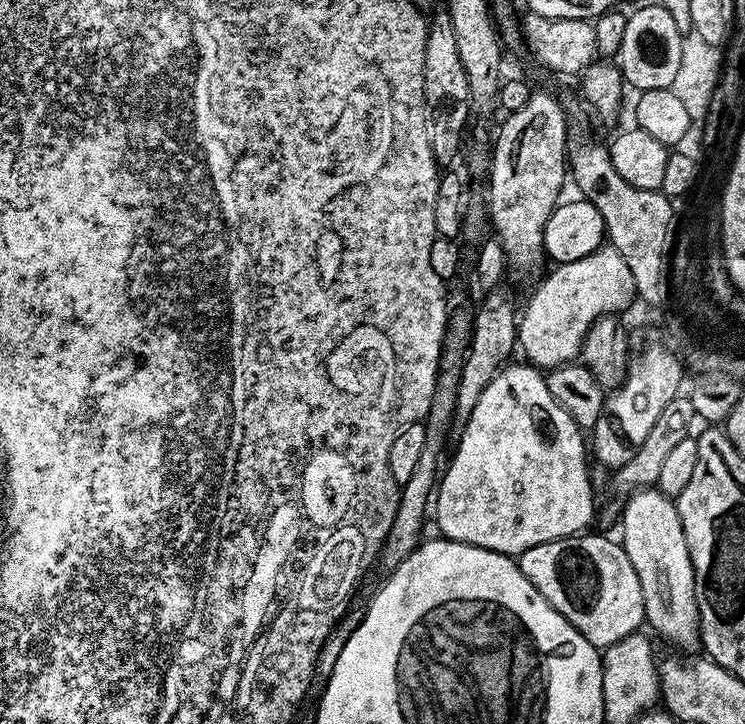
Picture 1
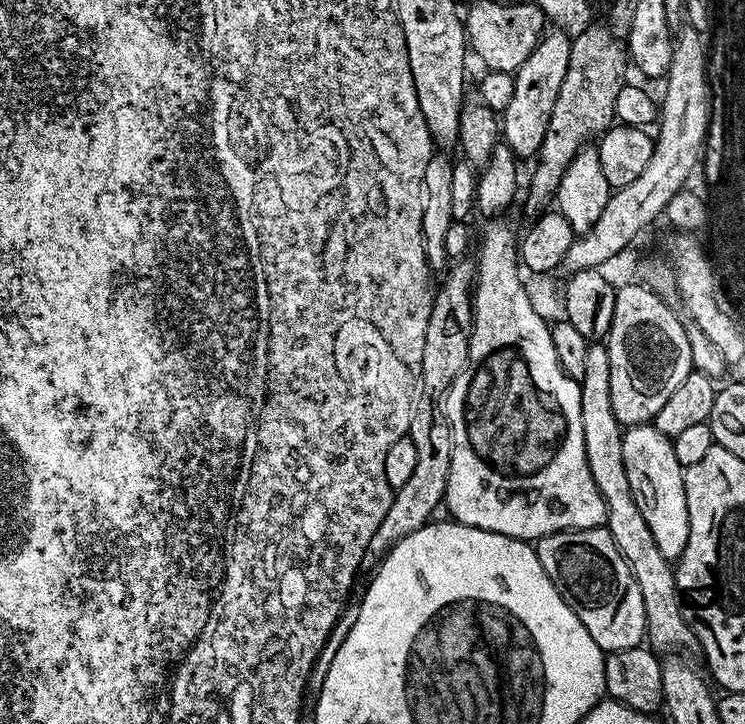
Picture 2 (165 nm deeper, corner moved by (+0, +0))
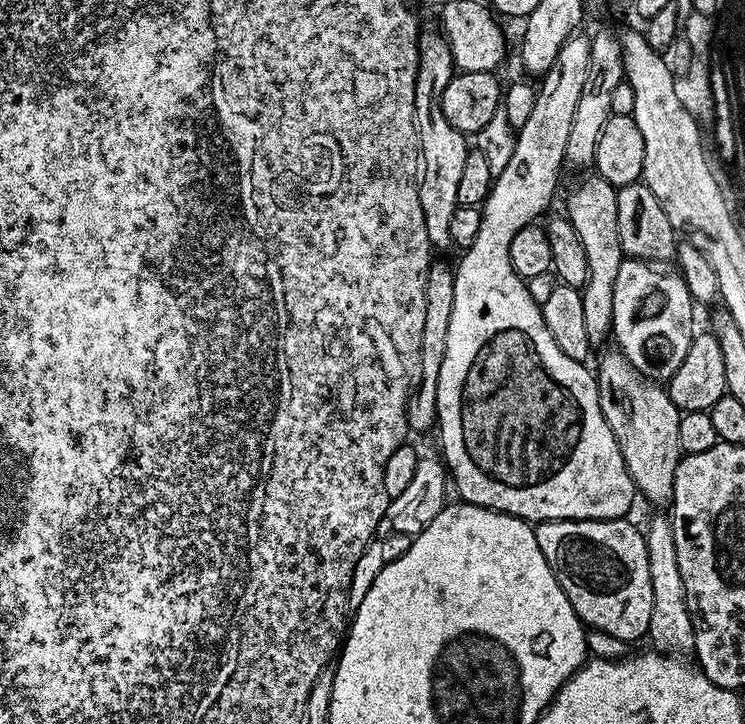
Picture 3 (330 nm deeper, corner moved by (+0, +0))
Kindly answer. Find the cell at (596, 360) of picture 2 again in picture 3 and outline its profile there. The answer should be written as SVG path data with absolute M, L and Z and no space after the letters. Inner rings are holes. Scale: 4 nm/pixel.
M589 174L568 192L566 215L586 250L588 281L582 289L582 311L586 322L586 338L594 346L609 343L614 318L614 278L618 278L618 266L622 266L625 254L622 242L618 242L618 198L613 184L601 176Z

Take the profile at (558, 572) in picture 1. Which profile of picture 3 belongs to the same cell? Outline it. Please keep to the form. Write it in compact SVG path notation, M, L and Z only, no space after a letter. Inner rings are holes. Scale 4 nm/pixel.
M631 519L618 520L545 520L535 525L538 546L542 546L542 554L550 566L550 570L558 578L566 598L570 598L570 606L578 614L578 618L589 629L597 628L606 634L614 634L614 638L622 638L629 642L647 637L650 626L650 606L652 591L650 590L650 566L646 554L644 532L631 524Z

